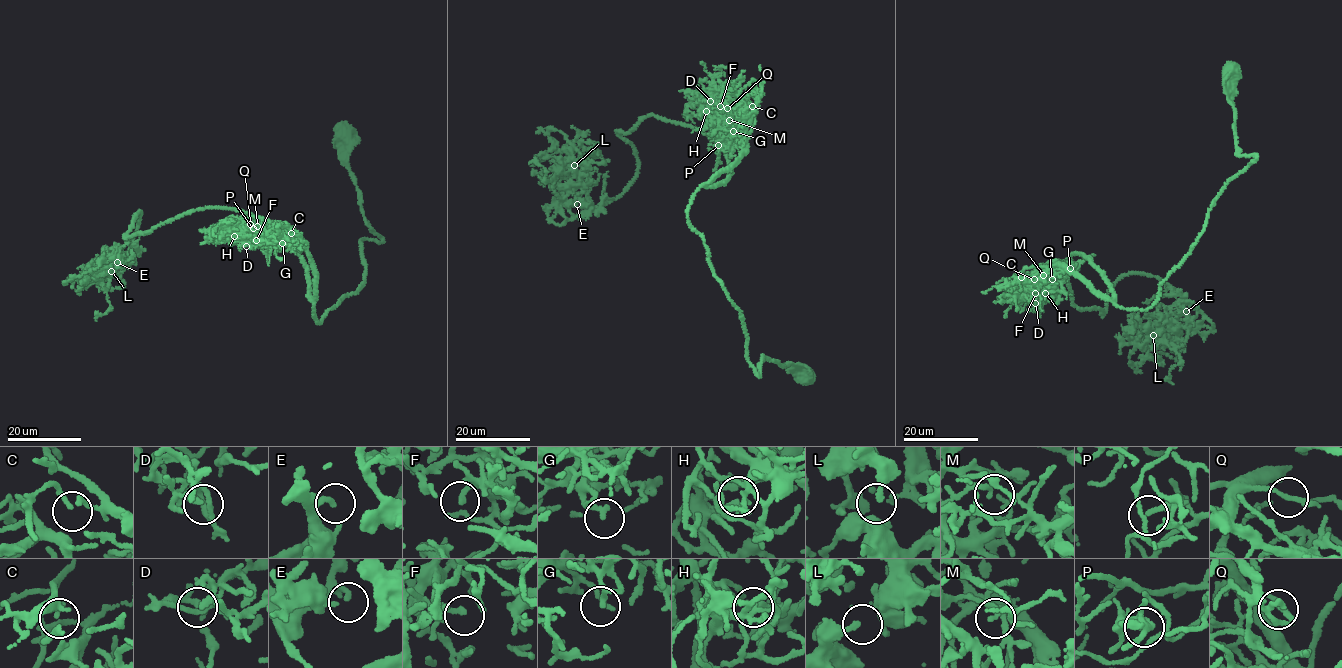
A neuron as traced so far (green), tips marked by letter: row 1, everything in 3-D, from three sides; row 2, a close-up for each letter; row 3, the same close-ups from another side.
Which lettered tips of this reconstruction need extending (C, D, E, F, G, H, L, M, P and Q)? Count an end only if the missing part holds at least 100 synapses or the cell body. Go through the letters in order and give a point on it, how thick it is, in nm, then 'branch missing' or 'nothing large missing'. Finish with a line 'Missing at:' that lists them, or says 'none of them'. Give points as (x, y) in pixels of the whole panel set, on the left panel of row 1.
C: place (291, 233); calibre 170 nm; nothing large missing
D: place (246, 246); calibre 200 nm; nothing large missing
E: place (117, 262); calibre 100 nm; nothing large missing
F: place (256, 240); calibre 180 nm; nothing large missing
G: place (282, 243); calibre 150 nm; nothing large missing
H: place (234, 236); calibre 200 nm; nothing large missing
L: place (111, 271); calibre 220 nm; nothing large missing
M: place (257, 226); calibre 150 nm; nothing large missing
P: place (253, 228); calibre 170 nm; nothing large missing
Q: place (250, 224); calibre 220 nm; nothing large missing
Missing at: none of them

